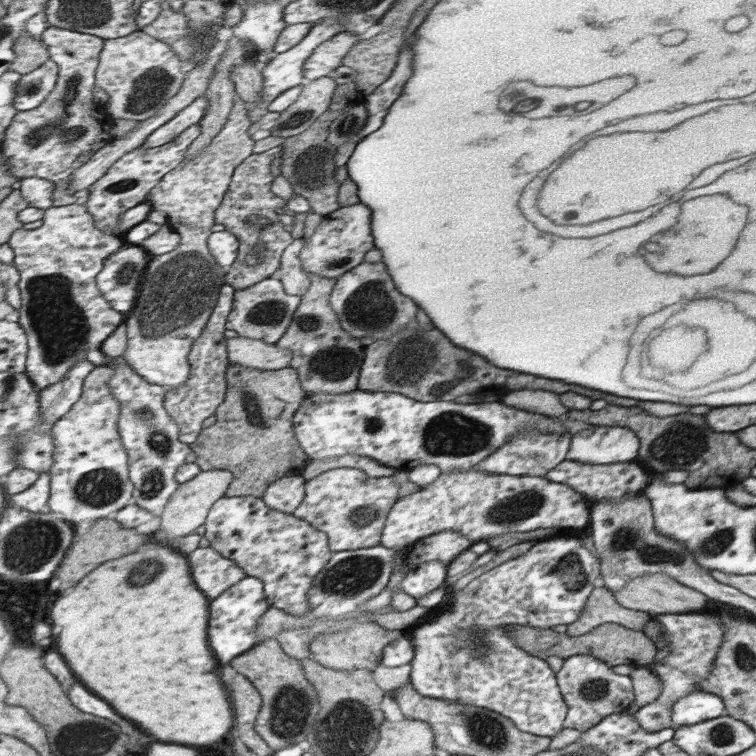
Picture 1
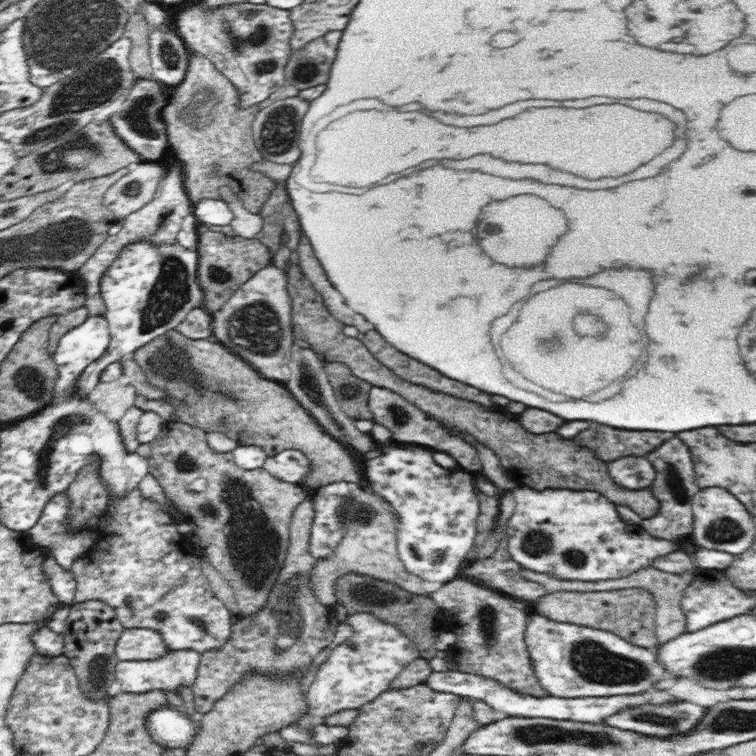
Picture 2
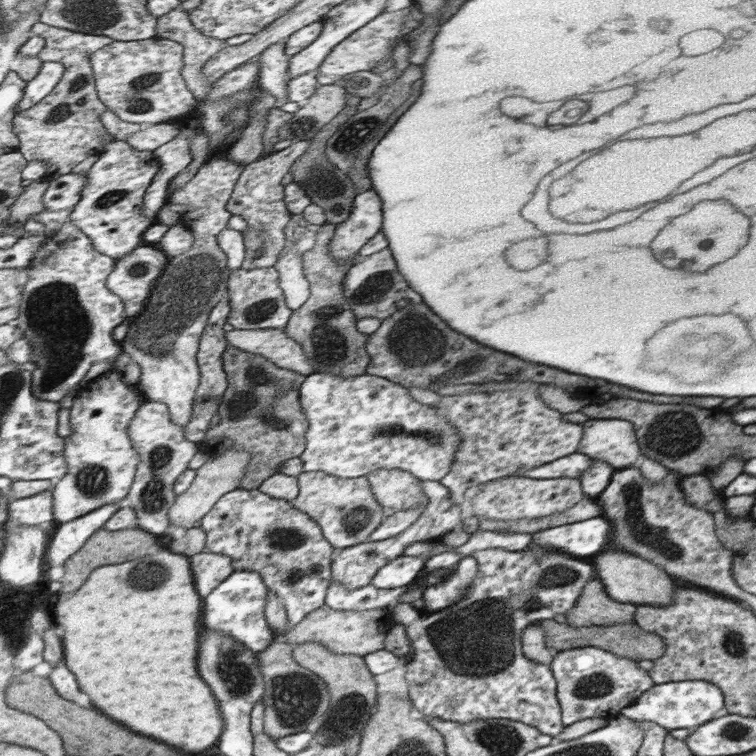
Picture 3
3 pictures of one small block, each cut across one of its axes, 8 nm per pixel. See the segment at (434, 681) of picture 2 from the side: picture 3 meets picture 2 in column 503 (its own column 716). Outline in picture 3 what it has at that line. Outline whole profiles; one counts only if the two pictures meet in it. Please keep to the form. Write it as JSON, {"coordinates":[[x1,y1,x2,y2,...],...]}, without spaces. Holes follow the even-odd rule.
{"coordinates":[[685,680,673,684,653,686,649,692,643,692,633,704,621,710,621,714,633,722,653,722,665,728,667,732,677,728,703,726,711,720,711,716,725,706,721,690,709,680]]}

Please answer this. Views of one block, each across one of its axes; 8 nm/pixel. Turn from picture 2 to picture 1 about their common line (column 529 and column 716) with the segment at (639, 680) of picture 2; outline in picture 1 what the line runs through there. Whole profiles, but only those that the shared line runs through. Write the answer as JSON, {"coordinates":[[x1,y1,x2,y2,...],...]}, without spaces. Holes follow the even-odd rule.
{"coordinates":[[693,612,693,614,679,614,679,616,653,616,663,624,663,630,667,632,667,640,671,640,671,654,661,662,661,664,649,664,647,668,653,670,653,674,663,682,663,692,659,694,659,698,647,706,643,706,641,710,637,710,633,714,633,720,637,722,637,726,641,726,645,732,655,734,661,730,667,730,673,726,671,722,671,708,673,704,693,692,699,690,697,680,707,676,713,668,713,660,719,652,719,646,723,642,723,626,717,618,713,618,711,614,705,612]]}

